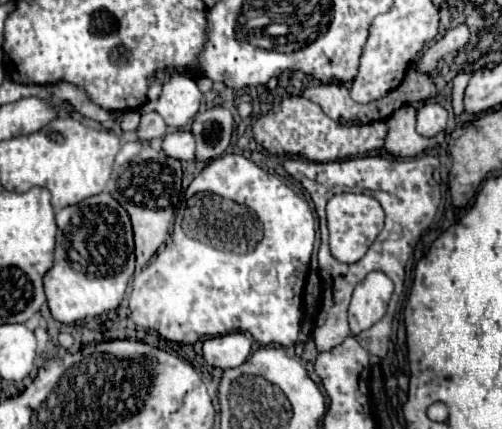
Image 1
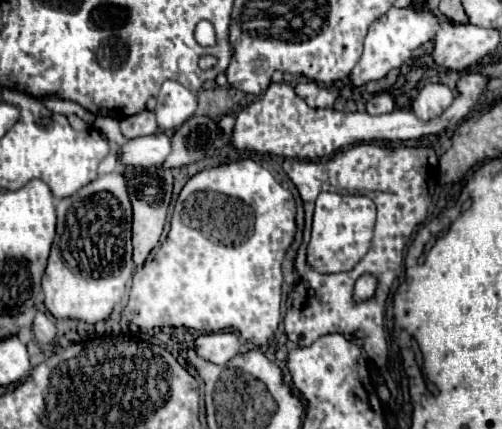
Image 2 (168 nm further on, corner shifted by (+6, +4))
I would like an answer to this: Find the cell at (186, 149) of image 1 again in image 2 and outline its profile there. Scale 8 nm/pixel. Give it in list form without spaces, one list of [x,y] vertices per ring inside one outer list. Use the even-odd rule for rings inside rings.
[[[165,133],[135,137],[119,147],[119,163],[133,167],[157,167],[171,151],[171,139]]]

